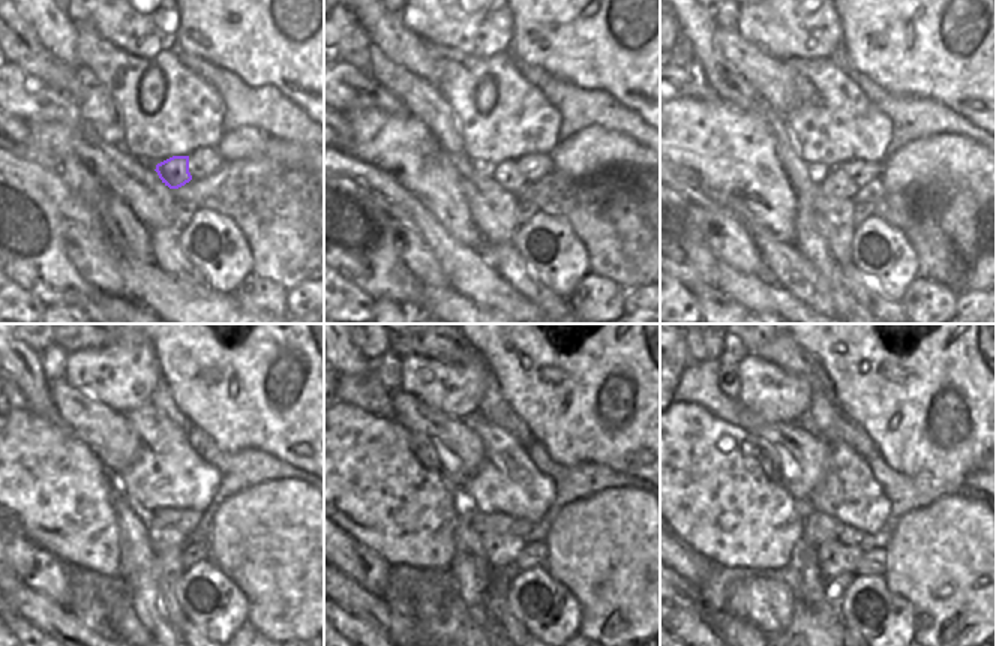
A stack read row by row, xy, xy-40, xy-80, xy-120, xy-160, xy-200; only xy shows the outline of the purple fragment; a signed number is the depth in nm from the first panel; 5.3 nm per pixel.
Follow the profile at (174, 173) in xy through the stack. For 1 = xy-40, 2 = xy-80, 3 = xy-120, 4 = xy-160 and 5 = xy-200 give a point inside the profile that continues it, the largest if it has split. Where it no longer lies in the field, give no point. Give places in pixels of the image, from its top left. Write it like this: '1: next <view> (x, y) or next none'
1: next xy-40 (507, 176)
2: next xy-80 (834, 182)
3: next xy-120 (159, 540)
4: next xy-160 (503, 550)
5: next xy-200 (837, 562)

